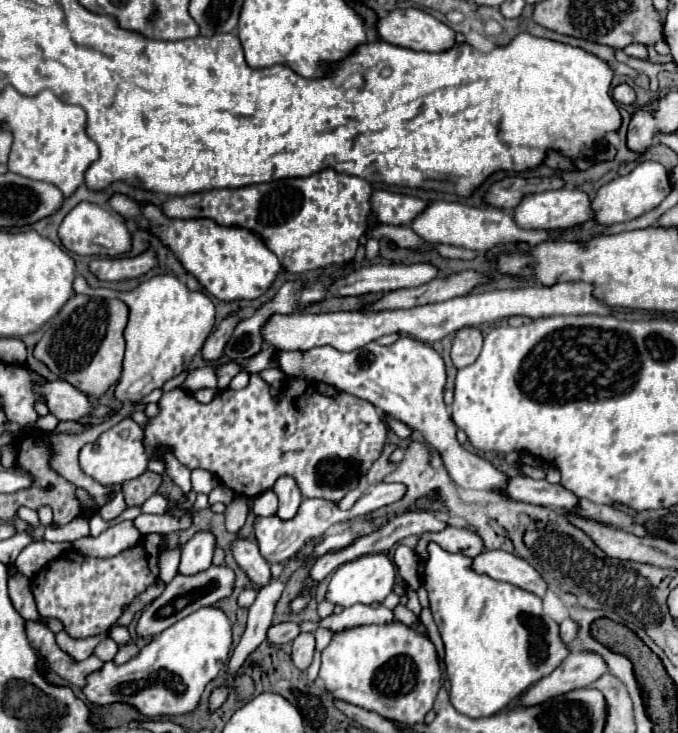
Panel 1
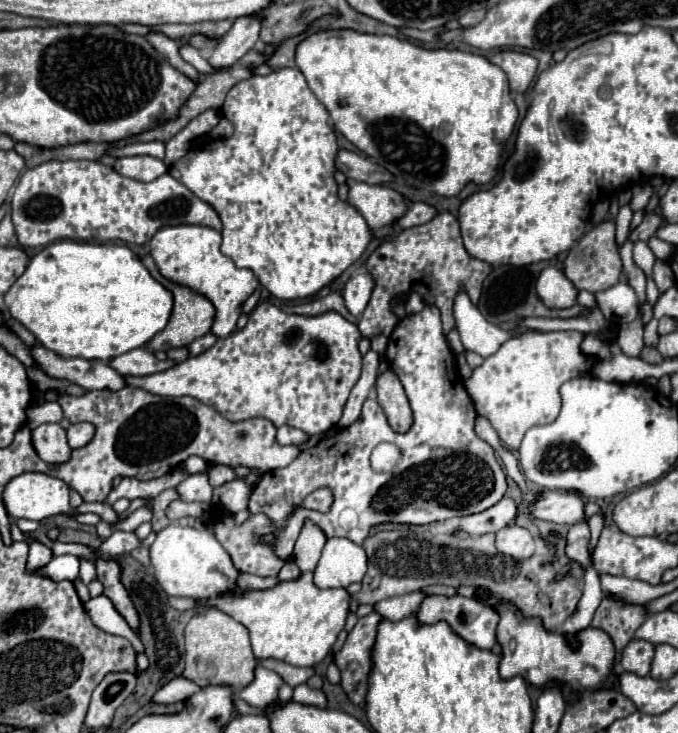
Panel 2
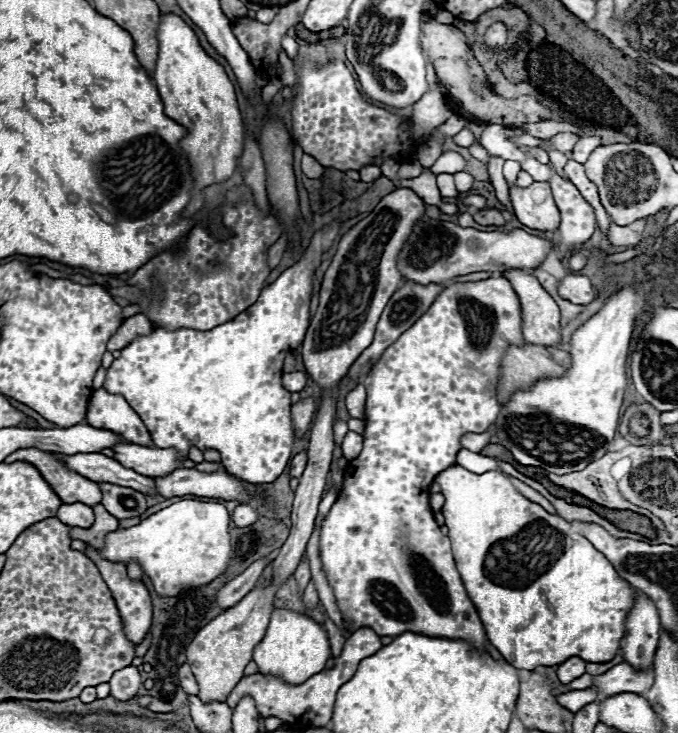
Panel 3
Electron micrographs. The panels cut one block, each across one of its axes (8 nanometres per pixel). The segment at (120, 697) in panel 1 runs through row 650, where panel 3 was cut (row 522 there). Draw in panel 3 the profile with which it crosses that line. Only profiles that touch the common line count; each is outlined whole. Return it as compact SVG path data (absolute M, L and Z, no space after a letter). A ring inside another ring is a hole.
M182 500L176 502L148 518L144 518L140 524L130 526L126 530L118 528L114 532L108 532L104 536L104 546L98 550L102 558L106 558L108 562L120 562L124 566L128 566L130 562L138 562L142 572L150 578L154 592L158 596L168 596L168 598L178 598L178 594L182 594L182 590L196 590L198 586L210 584L214 578L222 576L228 566L230 566L230 558L232 558L232 544L230 544L230 514L226 512L226 508L216 502L216 500Z

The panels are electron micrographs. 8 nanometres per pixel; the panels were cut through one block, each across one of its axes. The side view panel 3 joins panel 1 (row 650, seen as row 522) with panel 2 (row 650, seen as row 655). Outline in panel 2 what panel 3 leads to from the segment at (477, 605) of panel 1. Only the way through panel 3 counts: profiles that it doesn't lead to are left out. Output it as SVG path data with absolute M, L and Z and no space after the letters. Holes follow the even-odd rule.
M482 588L476 590L476 598L494 608L500 616L496 640L502 646L502 660L498 666L502 680L522 676L528 684L538 688L556 680L556 684L566 684L572 690L582 688L582 692L598 688L614 688L614 676L618 676L614 674L614 644L610 644L610 636L606 636L606 632L598 632L598 628L594 626L586 628L586 632L578 636L578 652L574 652L574 648L566 644L566 636L546 632L546 628L542 628L538 620L530 620L528 616L520 618L518 608L514 608L514 604L510 604L508 600L502 600ZM512 638L516 640L516 650L510 648Z

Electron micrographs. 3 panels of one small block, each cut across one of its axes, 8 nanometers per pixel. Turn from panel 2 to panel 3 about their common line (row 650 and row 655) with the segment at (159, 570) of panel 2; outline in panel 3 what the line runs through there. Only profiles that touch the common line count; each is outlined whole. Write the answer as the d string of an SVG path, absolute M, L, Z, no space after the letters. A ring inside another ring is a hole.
M276 608L270 616L270 624L264 640L254 648L254 662L260 674L282 676L288 684L302 684L310 676L324 670L330 658L330 642L326 632L308 616Z

